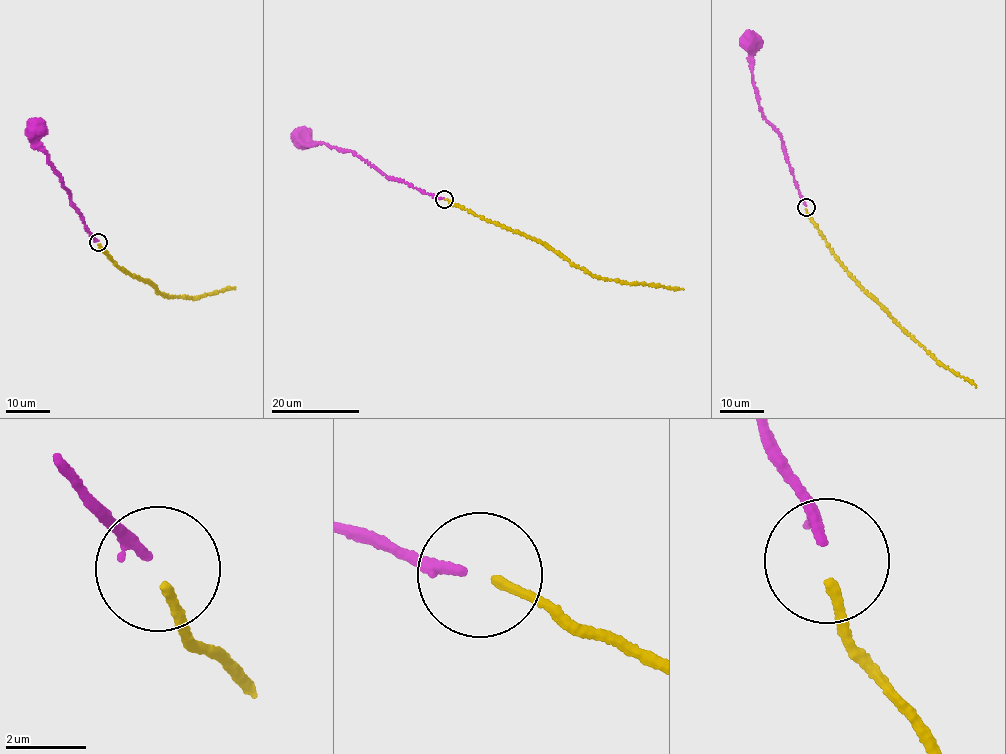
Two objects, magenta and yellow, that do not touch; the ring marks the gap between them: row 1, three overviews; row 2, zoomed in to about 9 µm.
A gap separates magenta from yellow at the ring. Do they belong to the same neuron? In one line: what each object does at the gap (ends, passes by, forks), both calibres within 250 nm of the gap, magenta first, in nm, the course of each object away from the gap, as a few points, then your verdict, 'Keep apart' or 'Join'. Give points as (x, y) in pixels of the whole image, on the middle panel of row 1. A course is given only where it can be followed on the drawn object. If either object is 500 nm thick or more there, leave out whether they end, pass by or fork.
At the ring magenta ends. At the ring yellow ends. Thickness 280 nm (magenta) against 240 nm. Course of magenta: (443, 199), (404, 181), (387, 177), (354, 153), (299, 137). Course of yellow: (445, 200), (539, 240), (593, 276), (683, 289). Join

